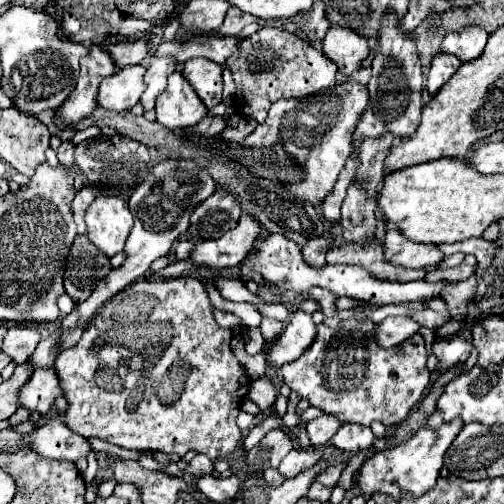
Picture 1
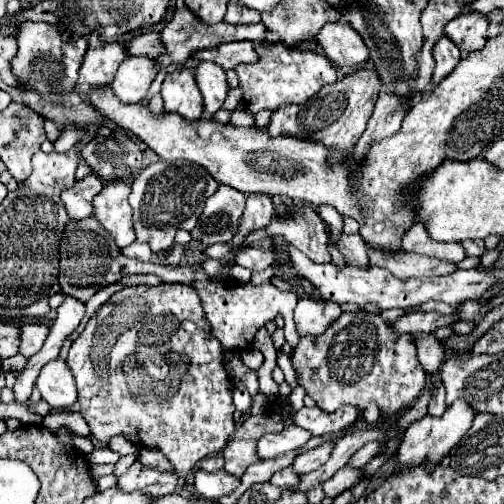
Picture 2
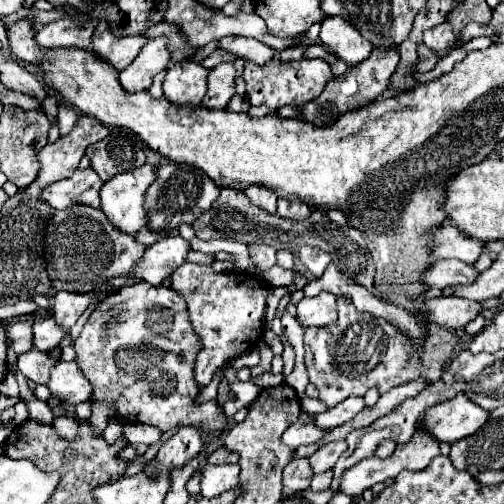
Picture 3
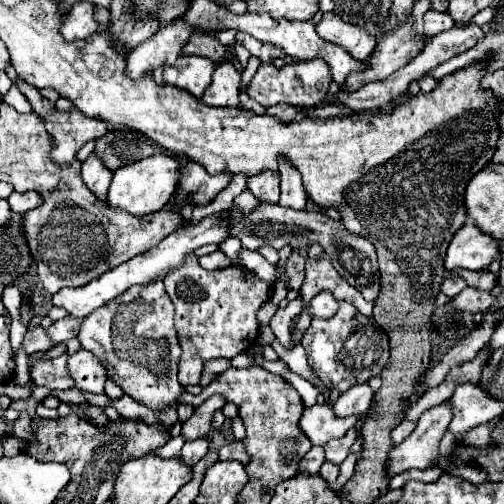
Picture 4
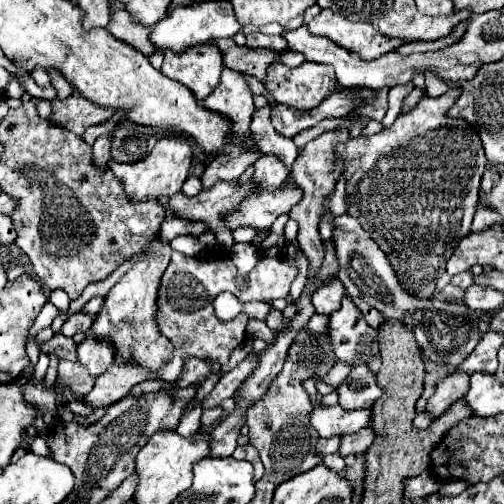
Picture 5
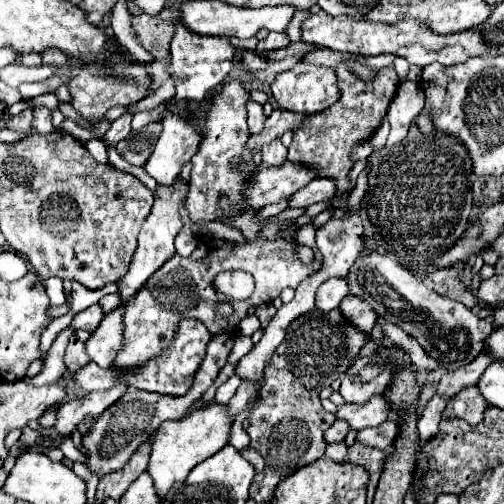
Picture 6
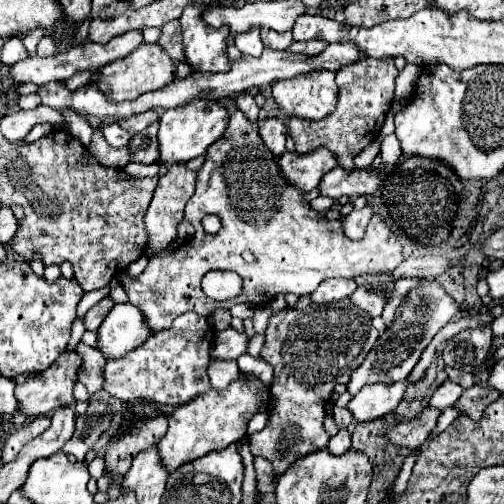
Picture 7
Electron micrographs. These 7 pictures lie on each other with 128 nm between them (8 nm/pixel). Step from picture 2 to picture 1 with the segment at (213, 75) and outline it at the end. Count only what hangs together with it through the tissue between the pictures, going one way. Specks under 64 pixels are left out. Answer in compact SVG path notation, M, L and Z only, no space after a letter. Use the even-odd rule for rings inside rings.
M192 58L192 60L184 62L182 76L190 82L190 86L200 96L200 100L206 104L206 108L212 108L220 102L220 96L222 96L222 66L218 66L212 60Z

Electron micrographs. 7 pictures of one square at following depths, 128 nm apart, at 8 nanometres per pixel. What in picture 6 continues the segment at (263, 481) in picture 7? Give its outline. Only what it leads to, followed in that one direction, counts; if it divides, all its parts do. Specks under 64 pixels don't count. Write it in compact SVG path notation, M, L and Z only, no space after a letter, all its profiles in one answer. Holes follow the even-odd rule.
M244 448L242 450L242 456L254 466L254 470L256 470L256 476L254 476L254 482L260 482L262 478L264 478L264 460L262 460L262 456L254 450L254 448Z

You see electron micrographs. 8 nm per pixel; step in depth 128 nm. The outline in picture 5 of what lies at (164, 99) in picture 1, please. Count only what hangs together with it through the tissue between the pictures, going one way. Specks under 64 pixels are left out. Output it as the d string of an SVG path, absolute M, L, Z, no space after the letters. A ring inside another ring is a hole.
M208 42L192 46L182 54L166 52L162 64L162 72L190 88L198 102L202 102L220 82L222 68L224 64L220 64L220 52L216 52L216 48L212 48Z

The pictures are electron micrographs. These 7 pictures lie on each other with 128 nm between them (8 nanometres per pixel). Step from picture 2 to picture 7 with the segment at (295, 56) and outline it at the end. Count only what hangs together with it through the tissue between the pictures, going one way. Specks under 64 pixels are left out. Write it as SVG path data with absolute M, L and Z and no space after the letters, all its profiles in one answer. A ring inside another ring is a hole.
M316 70L274 82L272 96L288 116L320 120L336 108L338 88L332 70Z

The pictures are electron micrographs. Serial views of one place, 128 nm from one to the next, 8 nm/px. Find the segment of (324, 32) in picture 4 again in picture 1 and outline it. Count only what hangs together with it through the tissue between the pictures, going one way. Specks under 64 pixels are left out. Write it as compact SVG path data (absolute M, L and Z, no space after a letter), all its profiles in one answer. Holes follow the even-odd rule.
M330 26L326 38L322 40L322 50L346 76L358 72L370 52L366 38L340 26Z

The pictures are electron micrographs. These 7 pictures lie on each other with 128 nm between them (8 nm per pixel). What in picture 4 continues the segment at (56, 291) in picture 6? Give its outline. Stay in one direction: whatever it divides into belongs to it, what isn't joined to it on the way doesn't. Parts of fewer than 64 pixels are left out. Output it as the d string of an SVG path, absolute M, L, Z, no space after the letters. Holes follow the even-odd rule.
M244 190L240 196L236 196L232 210L240 210L240 212L252 212L252 208L256 208L260 204L260 200L256 200L248 190ZM212 214L212 216L202 218L198 224L190 224L186 228L182 228L182 230L172 232L156 248L152 248L150 252L134 256L132 260L120 264L118 268L112 268L112 272L106 272L104 276L92 280L92 284L86 284L84 288L62 288L52 298L54 306L64 308L68 312L68 316L72 316L72 318L84 318L84 316L92 314L96 308L102 308L108 302L112 302L116 296L126 292L130 286L134 286L134 284L150 284L150 282L154 282L158 278L164 278L166 274L178 270L184 264L186 254L194 252L196 248L200 248L204 244L220 244L228 236L226 224L222 222L220 216L222 214Z

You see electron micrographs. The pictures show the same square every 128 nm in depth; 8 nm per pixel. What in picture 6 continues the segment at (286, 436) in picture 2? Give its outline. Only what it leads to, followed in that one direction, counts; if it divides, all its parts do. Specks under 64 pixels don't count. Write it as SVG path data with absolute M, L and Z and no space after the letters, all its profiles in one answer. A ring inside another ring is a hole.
M384 396L372 398L368 404L342 404L336 412L336 418L346 420L350 428L362 430L370 426L380 426L390 416L390 404Z

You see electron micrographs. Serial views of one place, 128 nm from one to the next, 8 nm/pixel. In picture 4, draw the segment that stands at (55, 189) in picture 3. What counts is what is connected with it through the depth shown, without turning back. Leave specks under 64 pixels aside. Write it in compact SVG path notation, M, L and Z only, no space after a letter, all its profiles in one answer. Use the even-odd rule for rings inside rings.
M90 154L88 160L82 164L82 182L88 186L88 190L98 200L106 200L110 180L112 180L112 172L104 168L102 160L96 158L96 154ZM34 190L24 192L24 194L20 194L20 192L12 192L10 198L8 198L8 204L10 204L10 208L12 208L14 212L24 214L24 212L28 212L28 210L38 208L40 204L44 204L44 198L42 198L40 192L34 192Z

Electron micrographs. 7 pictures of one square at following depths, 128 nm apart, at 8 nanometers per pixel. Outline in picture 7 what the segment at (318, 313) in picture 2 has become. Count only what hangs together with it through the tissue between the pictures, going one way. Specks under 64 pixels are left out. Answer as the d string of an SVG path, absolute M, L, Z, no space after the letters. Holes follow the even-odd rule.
M330 278L324 280L318 290L312 294L314 304L332 304L348 298L356 290L356 282L352 278Z

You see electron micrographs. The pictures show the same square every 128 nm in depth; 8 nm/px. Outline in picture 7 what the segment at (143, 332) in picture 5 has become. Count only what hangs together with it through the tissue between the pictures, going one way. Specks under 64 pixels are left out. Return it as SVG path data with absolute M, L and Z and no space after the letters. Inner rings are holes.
M176 164L176 168L172 168L172 172L166 172L166 174L160 176L158 186L154 190L154 198L152 198L152 202L148 206L148 212L144 216L146 234L148 234L146 250L150 250L152 256L158 256L158 254L166 252L170 242L176 238L178 224L184 218L184 206L194 192L194 180L196 180L196 172L188 170L184 164Z

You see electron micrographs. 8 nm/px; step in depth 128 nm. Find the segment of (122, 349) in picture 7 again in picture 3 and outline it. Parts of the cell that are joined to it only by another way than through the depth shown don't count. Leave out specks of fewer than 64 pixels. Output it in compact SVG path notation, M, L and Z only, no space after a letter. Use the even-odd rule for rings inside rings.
M56 362L56 366L50 370L50 380L46 386L50 388L50 394L54 398L58 398L64 406L70 408L74 408L80 402L86 402L90 396L88 380L80 376L76 362Z

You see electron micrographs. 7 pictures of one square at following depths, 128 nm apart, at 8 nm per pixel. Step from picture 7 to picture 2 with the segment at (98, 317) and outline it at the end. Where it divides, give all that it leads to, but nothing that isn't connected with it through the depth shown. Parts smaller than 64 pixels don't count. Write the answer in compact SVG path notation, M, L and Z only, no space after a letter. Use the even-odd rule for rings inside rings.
M24 324L20 328L18 352L26 358L36 354L42 348L46 336L48 336L48 326L44 326L44 324Z

